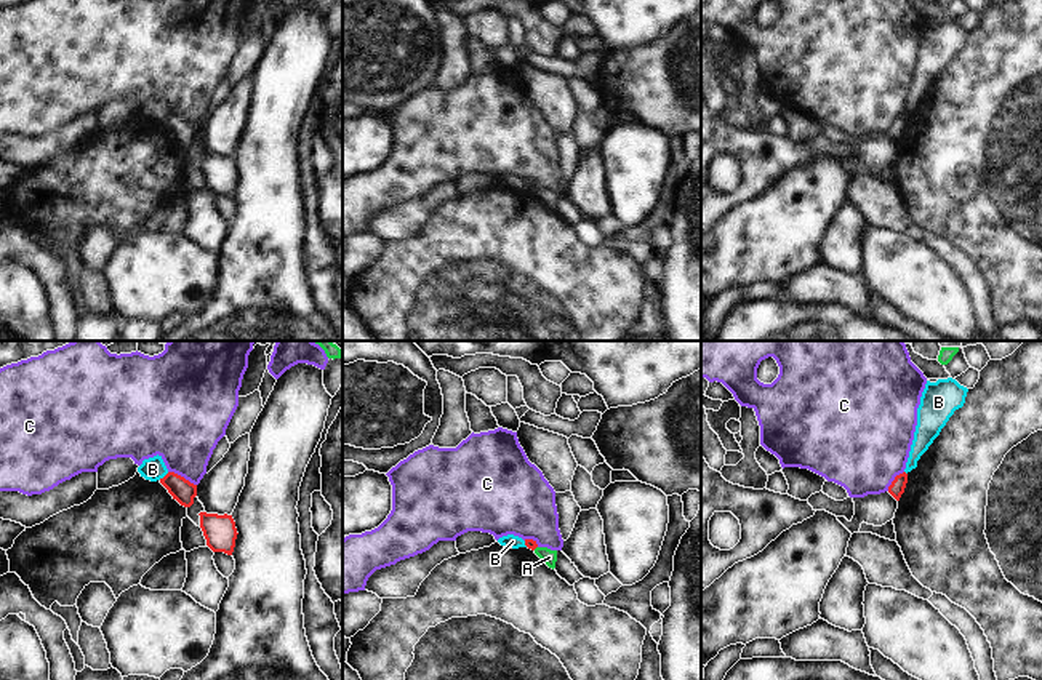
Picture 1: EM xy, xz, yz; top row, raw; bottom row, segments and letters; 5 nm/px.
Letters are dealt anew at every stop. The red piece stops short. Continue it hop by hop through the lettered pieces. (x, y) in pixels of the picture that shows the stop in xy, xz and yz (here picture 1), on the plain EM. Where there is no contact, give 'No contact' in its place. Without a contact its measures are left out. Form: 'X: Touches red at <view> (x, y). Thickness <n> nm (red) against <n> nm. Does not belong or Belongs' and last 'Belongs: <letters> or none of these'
A: Touches red at xz (535, 189). Thickness 50 nm (red) against 80 nm. Belongs
B: Touches red at xy (165, 117). Thickness 120 nm (red) against 120 nm. Does not belong
C: Touches red at xy (183, 119). Thickness 120 nm (red) against 360 nm. Does not belong
Belongs: A.

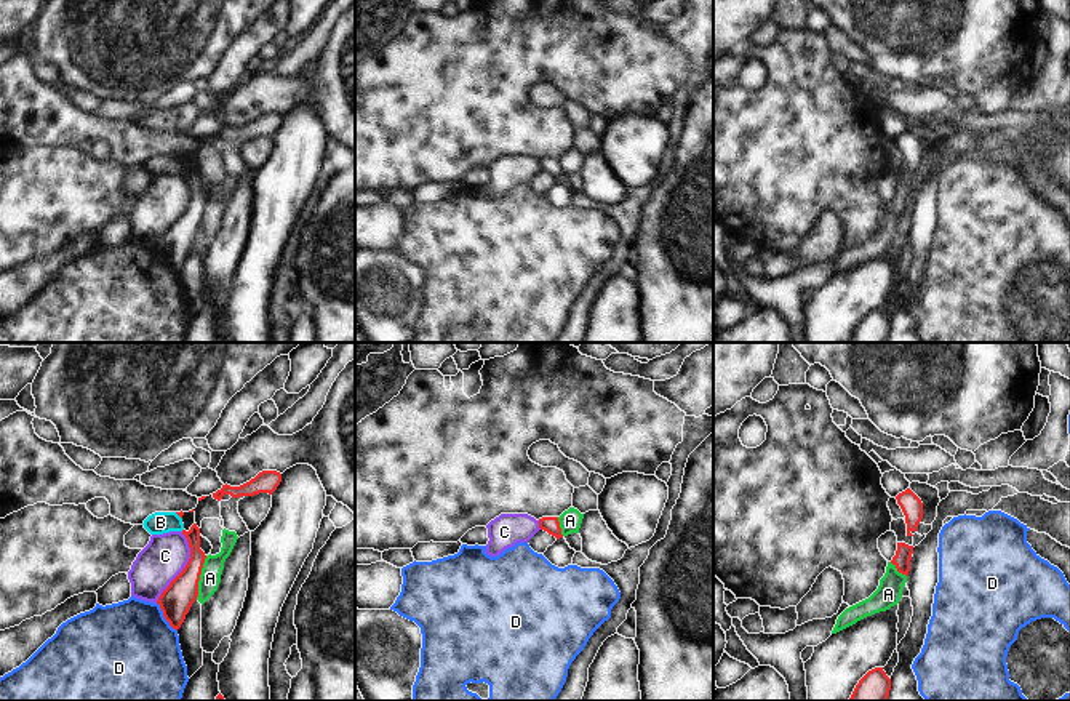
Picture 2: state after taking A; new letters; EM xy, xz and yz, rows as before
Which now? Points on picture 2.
A: Touches red at xy (199, 220). Thickness 160 nm (red) against 110 nm. Does not belong
B: Touches red at xy (178, 156). Thickness 20 nm (red) against 110 nm. Does not belong
C: Touches red at xy (184, 208). Thickness 160 nm (red) against 220 nm. Does not belong
D: Touches red at xy (163, 256). Thickness 160 nm (red) against 480 nm. Does not belong
Belongs: none of these.

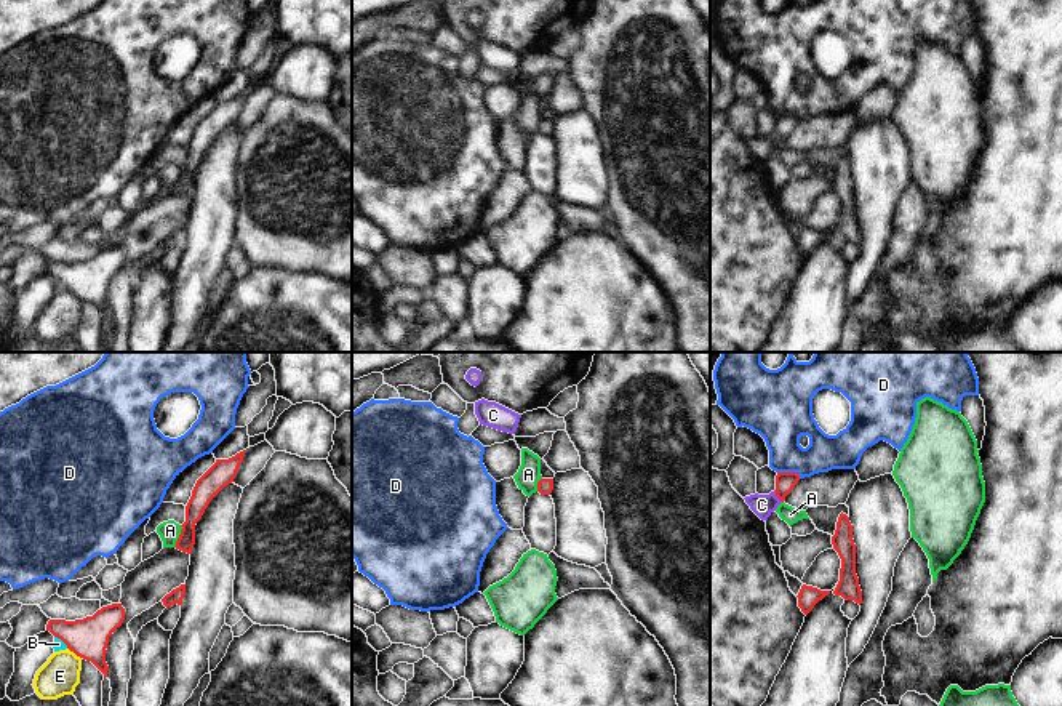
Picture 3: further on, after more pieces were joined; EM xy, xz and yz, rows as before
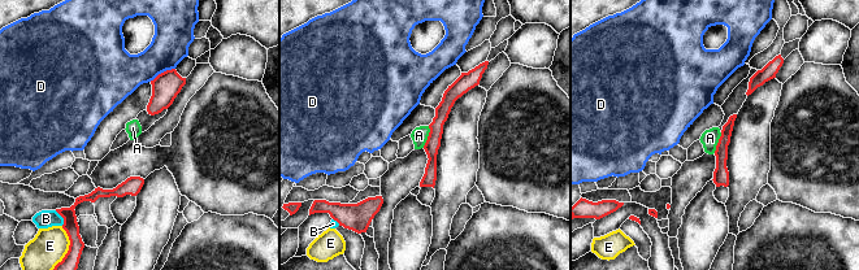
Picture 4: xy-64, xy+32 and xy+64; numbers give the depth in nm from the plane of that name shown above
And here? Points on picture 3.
A: Touches red at xy (179, 178). Thickness 110 nm (red) against 100 nm. Does not belong
B: Touches red at xy (61, 280). Thickness 200 nm (red) against 60 nm. Does not belong
C: Touches red at yz (778, 138). Thickness 100 nm (red) against 110 nm. Belongs
D: Touches red at yz (789, 114). Thickness 100 nm (red) against 220 nm. Does not belong
E: Touches red at xy (74, 293). Thickness 200 nm (red) against 200 nm. Does not belong
Belongs: C.

